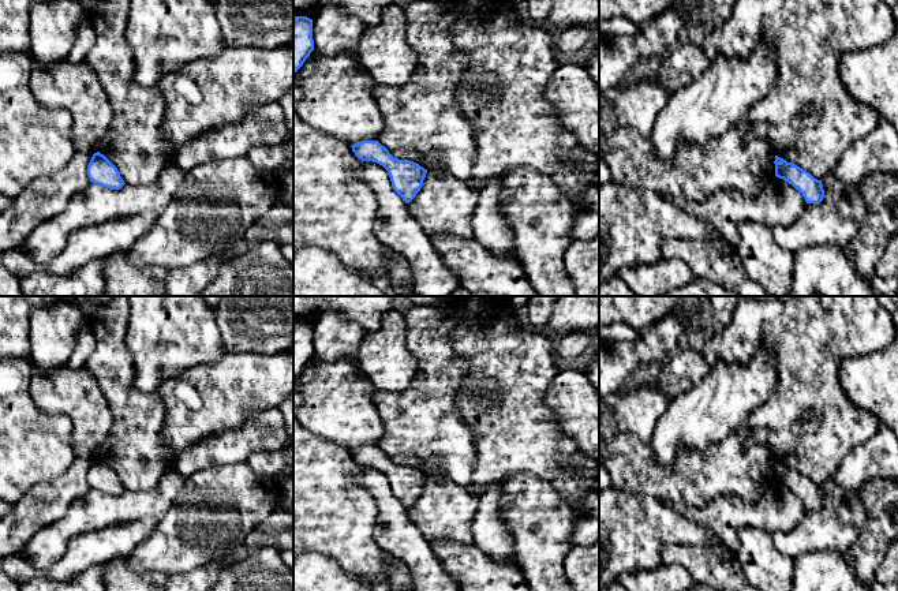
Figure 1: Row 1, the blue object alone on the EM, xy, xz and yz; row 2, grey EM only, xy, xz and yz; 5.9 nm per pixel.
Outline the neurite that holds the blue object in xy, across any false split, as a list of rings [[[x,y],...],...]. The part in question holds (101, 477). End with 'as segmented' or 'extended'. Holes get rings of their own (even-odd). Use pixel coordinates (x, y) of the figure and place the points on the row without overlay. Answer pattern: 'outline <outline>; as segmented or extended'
outline [[[100,457],[93,460],[87,471],[87,482],[91,489],[111,495],[120,495],[126,490],[117,474]]]; as segmented

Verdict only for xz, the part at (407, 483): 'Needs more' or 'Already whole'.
Already whole

